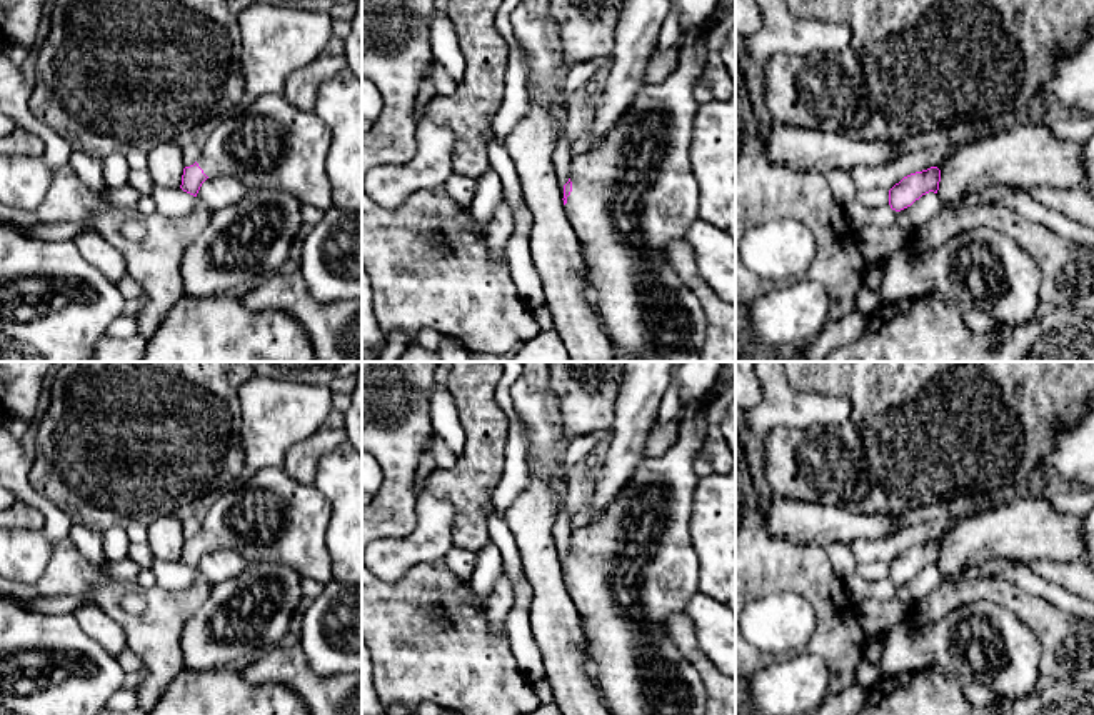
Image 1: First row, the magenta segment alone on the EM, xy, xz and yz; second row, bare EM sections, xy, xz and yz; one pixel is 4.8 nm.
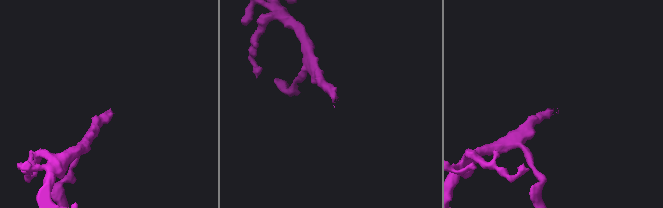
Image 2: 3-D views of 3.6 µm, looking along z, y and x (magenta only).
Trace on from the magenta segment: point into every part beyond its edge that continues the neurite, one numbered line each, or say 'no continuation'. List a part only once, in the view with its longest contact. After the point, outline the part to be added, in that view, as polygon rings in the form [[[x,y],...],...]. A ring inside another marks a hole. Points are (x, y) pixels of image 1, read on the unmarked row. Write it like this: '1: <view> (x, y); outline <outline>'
1: xz (632, 567); outline [[[704,400],[685,403],[675,443],[662,457],[642,458],[614,502],[589,525],[572,532],[572,565],[564,583],[584,622],[597,670],[597,687],[612,715],[705,715],[700,677],[684,660],[664,625],[670,615],[684,613],[689,598],[697,593],[700,562],[690,542],[690,508],[699,482],[694,460],[704,447],[707,432]]]

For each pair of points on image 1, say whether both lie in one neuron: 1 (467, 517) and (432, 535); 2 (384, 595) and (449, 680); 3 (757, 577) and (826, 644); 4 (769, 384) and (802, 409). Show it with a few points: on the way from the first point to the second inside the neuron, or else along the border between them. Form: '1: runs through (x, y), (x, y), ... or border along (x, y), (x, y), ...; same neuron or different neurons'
1: border along (431, 492), (442, 497), (452, 507), (454, 547); different neurons
2: runs through (402, 617), (444, 659); same neuron
3: runs through (784, 577), (797, 577), (826, 605), (826, 617); same neuron
4: runs through (777, 392), (794, 409); same neuron

